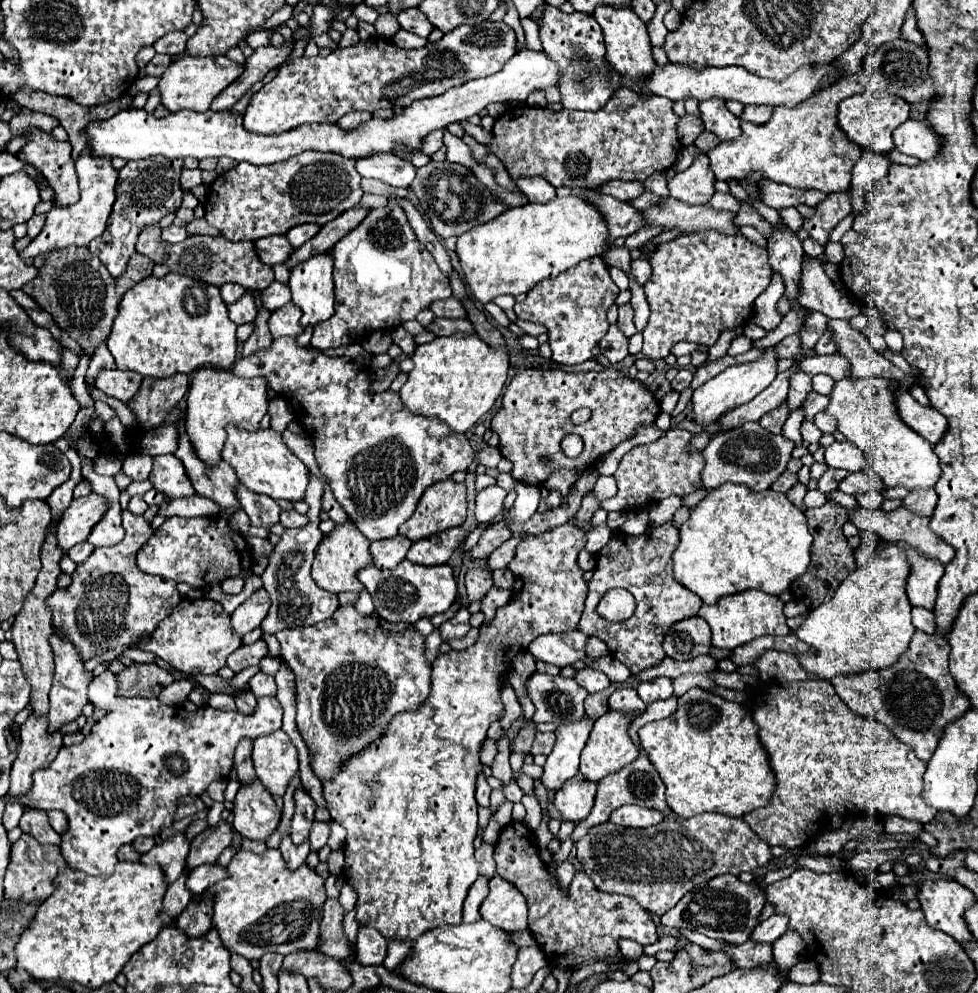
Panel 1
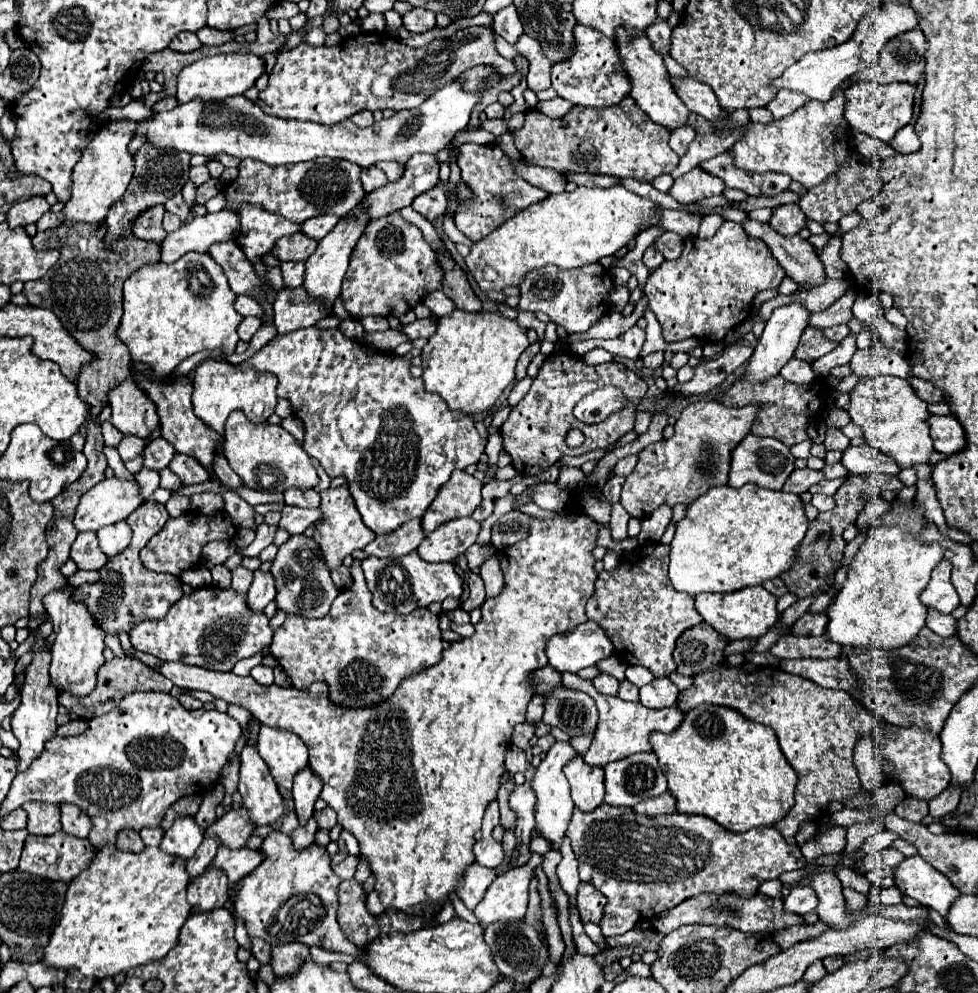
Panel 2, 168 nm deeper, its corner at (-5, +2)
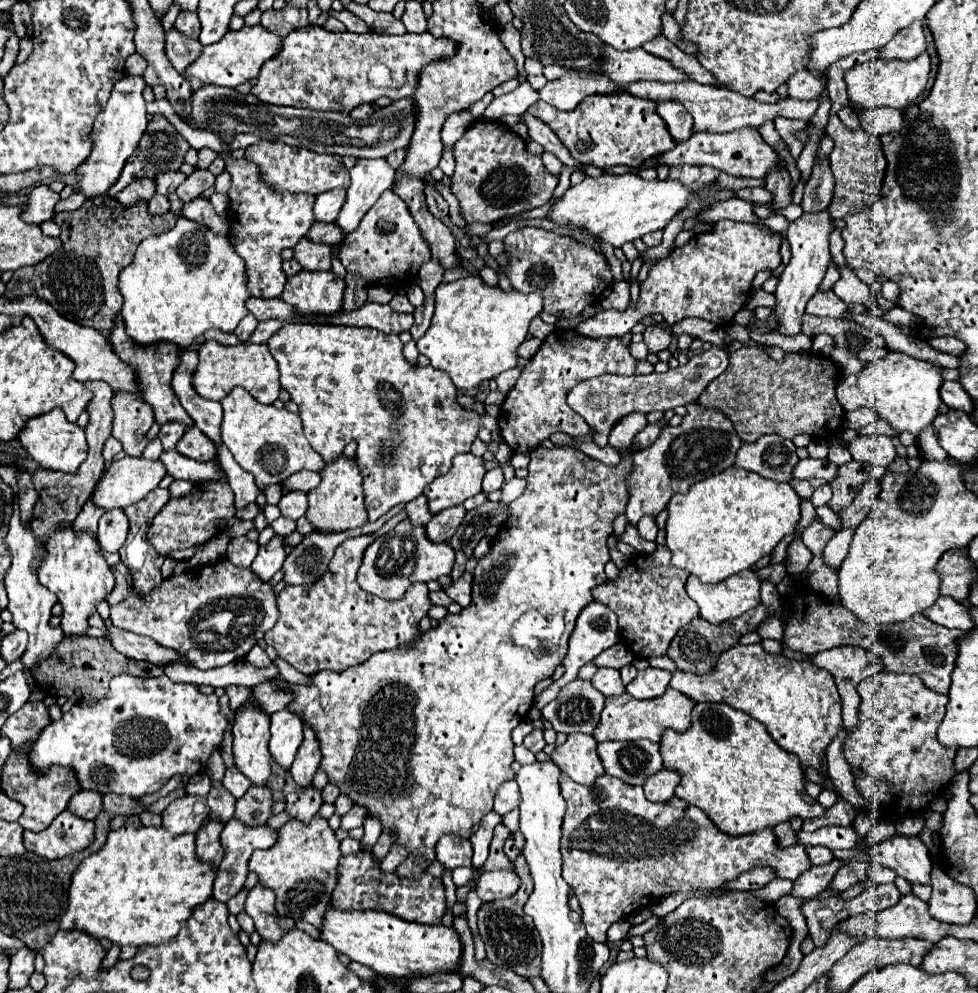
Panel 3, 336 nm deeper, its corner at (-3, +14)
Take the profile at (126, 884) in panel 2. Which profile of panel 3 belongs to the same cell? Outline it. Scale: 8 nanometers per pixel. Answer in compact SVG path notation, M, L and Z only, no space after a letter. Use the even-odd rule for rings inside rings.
M124 826L108 832L102 850L90 854L78 864L68 890L68 910L60 920L60 930L80 930L98 940L110 940L116 946L158 946L178 936L182 922L192 910L212 896L216 870L200 862L194 852L194 834L170 836L166 828Z

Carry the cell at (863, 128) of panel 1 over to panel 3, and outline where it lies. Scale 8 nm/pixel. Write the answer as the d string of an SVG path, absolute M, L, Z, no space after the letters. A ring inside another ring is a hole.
M926 52L910 62L902 62L902 60L884 62L876 58L864 64L856 64L852 70L846 72L846 88L848 88L850 102L860 110L882 108L882 106L904 110L912 106L912 102L922 94L928 82L928 72L930 72L930 58Z

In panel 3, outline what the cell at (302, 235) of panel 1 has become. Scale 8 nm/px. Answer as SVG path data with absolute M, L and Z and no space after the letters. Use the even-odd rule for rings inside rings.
M342 188L330 190L322 196L318 196L316 204L314 204L314 218L318 222L334 222L344 200L346 200L346 190L342 190Z

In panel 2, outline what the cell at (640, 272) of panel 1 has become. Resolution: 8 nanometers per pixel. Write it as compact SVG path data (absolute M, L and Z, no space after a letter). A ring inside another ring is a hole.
M650 246L650 248L646 248L642 262L646 264L646 268L648 268L648 270L656 270L656 268L664 262L664 256L662 256L656 248L652 248L652 246Z

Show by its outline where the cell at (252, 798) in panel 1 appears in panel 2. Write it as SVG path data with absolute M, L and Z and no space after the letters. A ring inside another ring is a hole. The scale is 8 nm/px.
M246 742L240 752L238 792L242 794L244 806L250 810L254 824L276 824L278 818L284 816L284 802L278 786L252 742Z

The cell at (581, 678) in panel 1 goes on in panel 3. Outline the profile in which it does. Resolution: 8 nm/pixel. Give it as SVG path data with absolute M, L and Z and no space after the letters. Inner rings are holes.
M598 668L598 672L592 678L592 684L606 696L616 696L616 694L624 692L620 672L614 668Z

